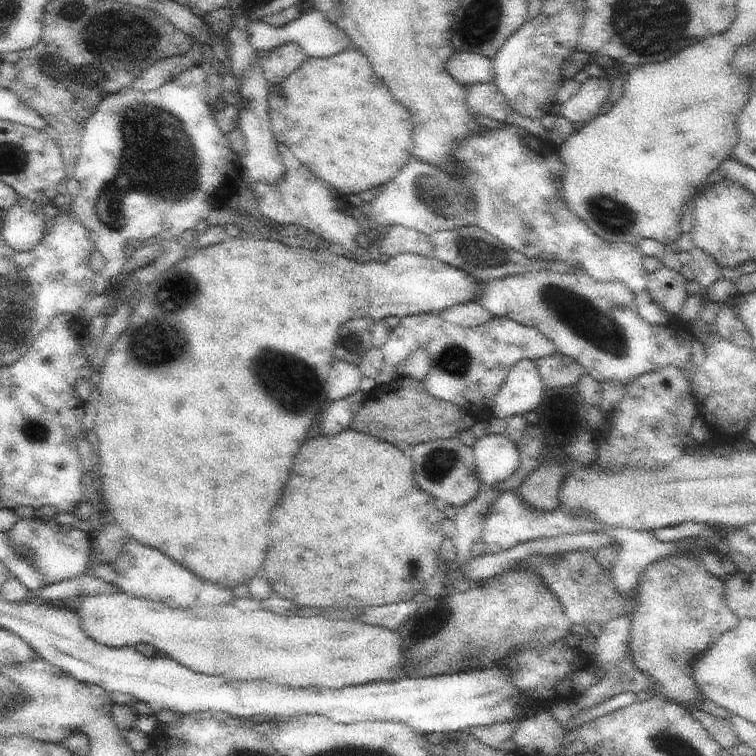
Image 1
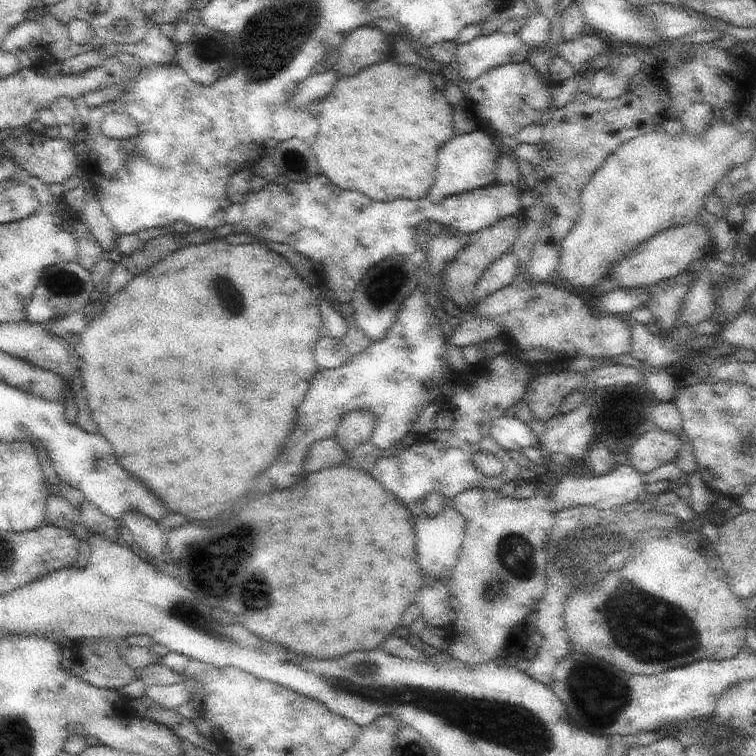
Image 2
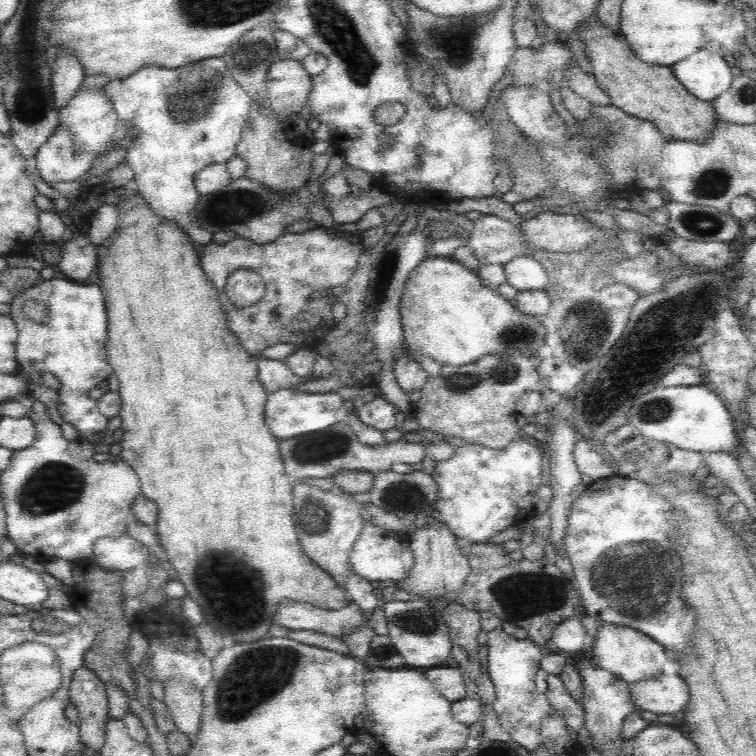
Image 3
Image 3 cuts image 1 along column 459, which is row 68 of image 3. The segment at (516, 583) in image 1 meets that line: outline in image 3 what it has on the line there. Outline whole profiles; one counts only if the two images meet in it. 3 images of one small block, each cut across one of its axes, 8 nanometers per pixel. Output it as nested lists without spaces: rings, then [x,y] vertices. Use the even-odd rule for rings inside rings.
[[[597,18],[594,24],[582,20],[572,36],[585,44],[584,55],[591,65],[591,74],[614,106],[630,116],[653,122],[666,141],[689,140],[706,144],[710,140],[719,120],[716,107],[712,101],[700,100],[690,94],[675,77],[672,67],[638,60],[623,36],[606,30]]]

